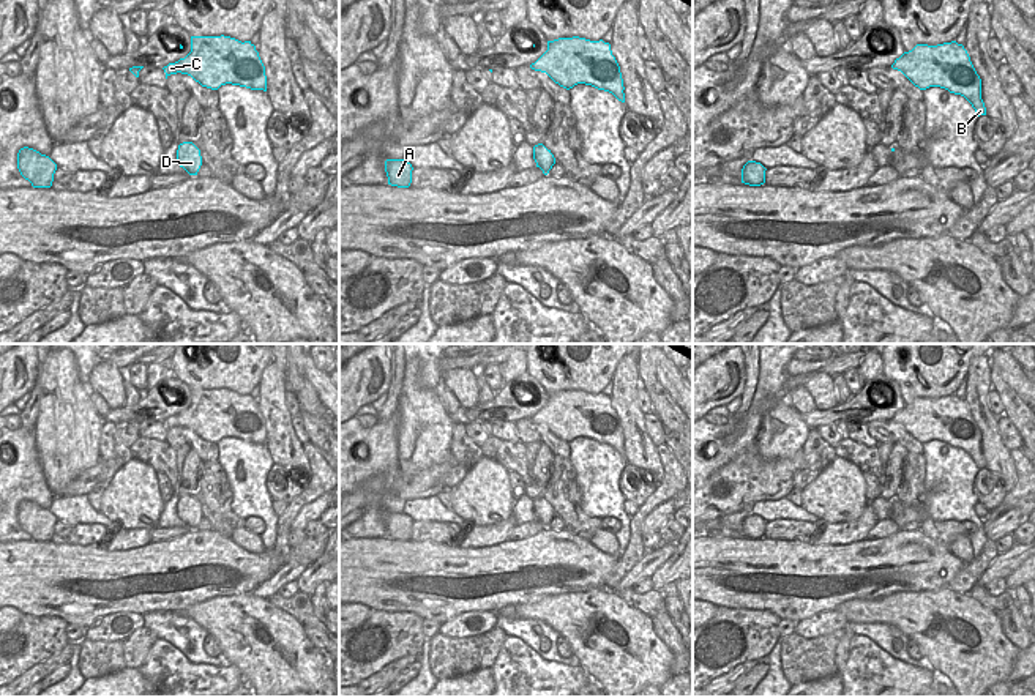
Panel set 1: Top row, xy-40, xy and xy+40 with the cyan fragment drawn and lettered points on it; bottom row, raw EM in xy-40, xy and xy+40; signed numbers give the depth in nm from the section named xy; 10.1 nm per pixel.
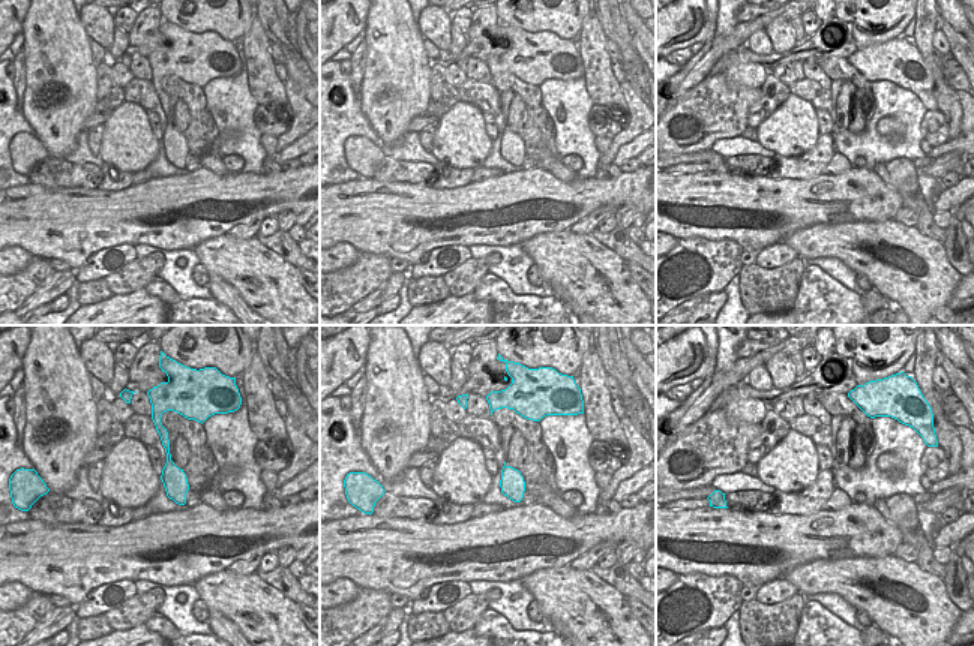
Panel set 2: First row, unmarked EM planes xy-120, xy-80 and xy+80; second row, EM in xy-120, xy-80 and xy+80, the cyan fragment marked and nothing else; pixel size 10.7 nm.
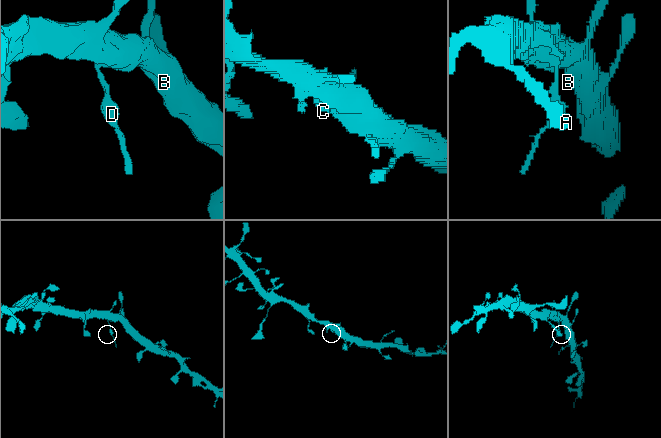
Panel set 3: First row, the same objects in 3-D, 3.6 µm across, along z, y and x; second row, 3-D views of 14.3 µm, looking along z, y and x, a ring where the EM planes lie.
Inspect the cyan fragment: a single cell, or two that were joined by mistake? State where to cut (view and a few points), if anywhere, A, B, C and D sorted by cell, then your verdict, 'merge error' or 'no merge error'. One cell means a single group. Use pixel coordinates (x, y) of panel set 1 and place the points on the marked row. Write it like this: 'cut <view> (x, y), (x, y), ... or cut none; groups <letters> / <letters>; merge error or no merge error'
cut none; groups A B C D; no merge error

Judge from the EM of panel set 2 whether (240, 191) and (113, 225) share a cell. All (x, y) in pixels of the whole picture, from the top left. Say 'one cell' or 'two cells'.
one cell

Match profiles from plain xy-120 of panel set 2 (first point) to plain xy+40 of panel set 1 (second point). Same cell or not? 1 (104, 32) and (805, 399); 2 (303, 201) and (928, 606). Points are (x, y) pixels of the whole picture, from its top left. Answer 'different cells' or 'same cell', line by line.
1: different cells
2: different cells

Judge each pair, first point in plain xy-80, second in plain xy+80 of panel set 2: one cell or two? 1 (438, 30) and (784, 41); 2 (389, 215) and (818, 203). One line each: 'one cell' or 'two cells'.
1: one cell
2: one cell

